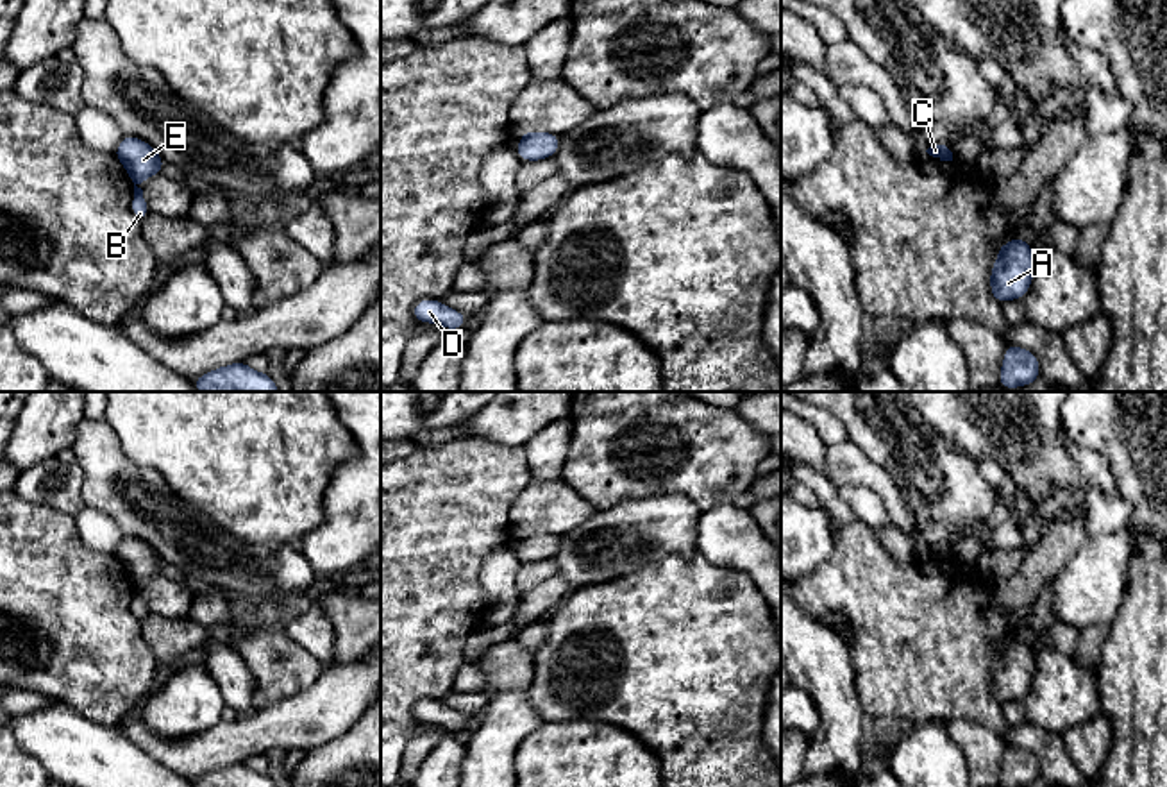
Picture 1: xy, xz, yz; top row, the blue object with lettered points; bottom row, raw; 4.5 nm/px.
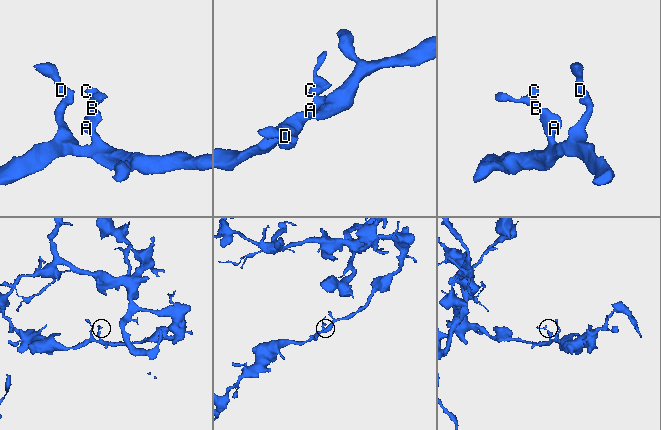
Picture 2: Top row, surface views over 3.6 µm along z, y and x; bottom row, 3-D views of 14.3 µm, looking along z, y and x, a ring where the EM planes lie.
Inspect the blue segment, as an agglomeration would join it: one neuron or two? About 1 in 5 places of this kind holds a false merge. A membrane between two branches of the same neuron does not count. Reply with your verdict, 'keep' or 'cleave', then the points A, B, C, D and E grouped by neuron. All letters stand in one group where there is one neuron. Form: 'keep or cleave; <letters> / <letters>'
keep; A B C D E

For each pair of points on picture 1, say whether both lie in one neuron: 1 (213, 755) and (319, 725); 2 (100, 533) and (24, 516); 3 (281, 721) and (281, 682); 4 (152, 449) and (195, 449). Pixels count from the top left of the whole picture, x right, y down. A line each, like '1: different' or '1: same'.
1: same
2: different
3: different
4: same

